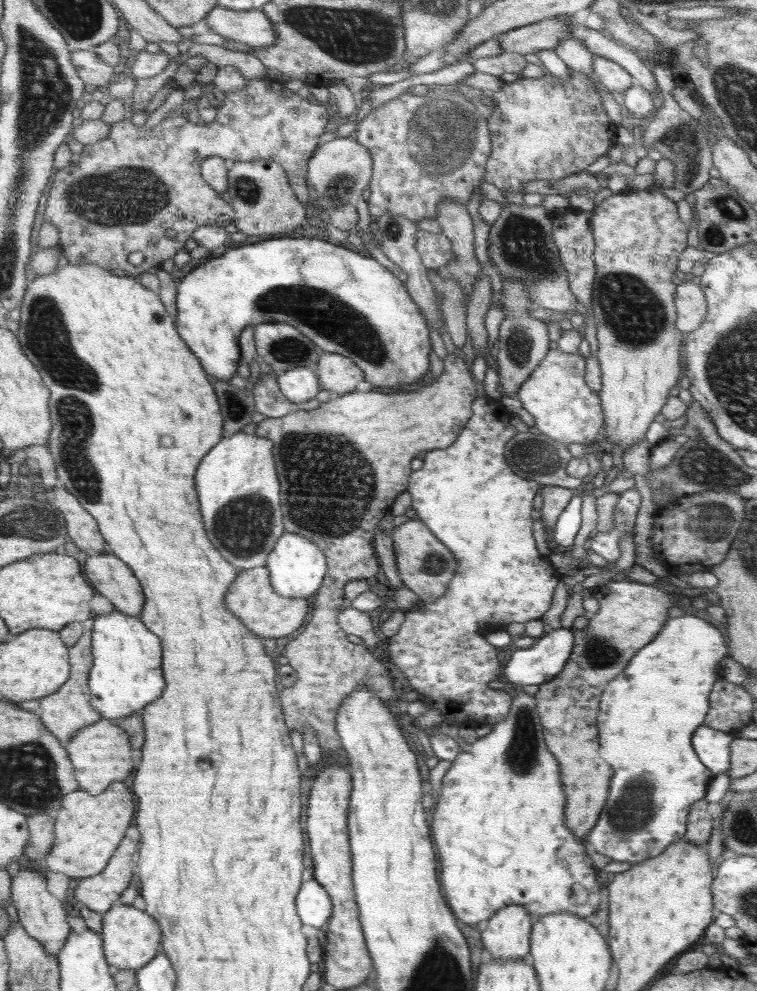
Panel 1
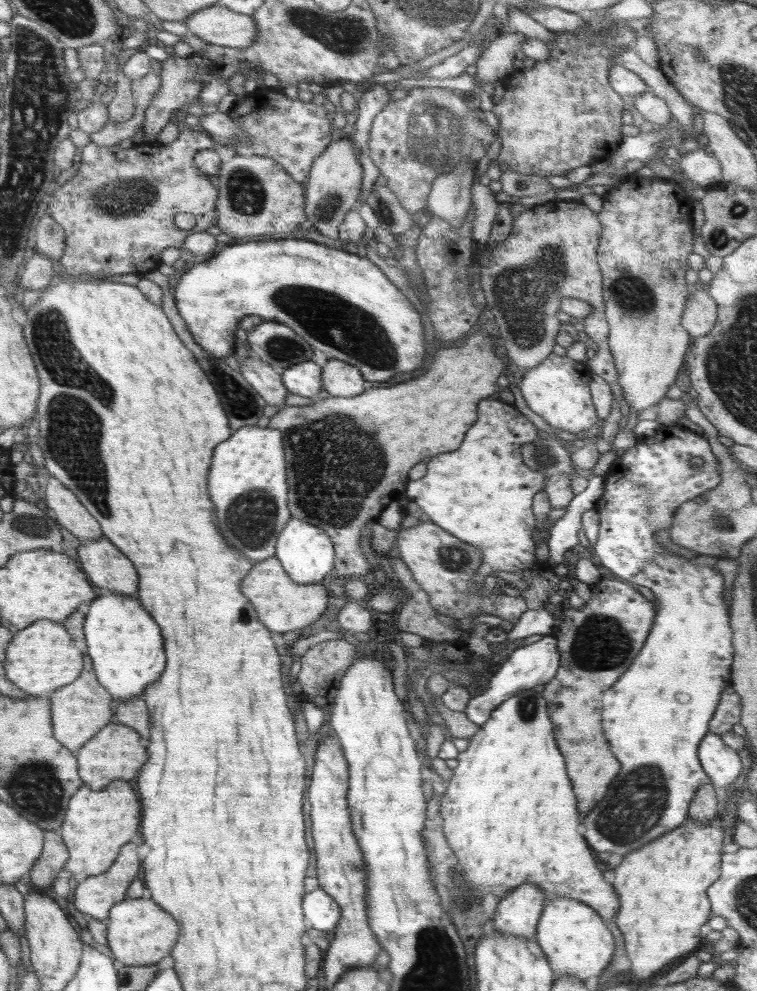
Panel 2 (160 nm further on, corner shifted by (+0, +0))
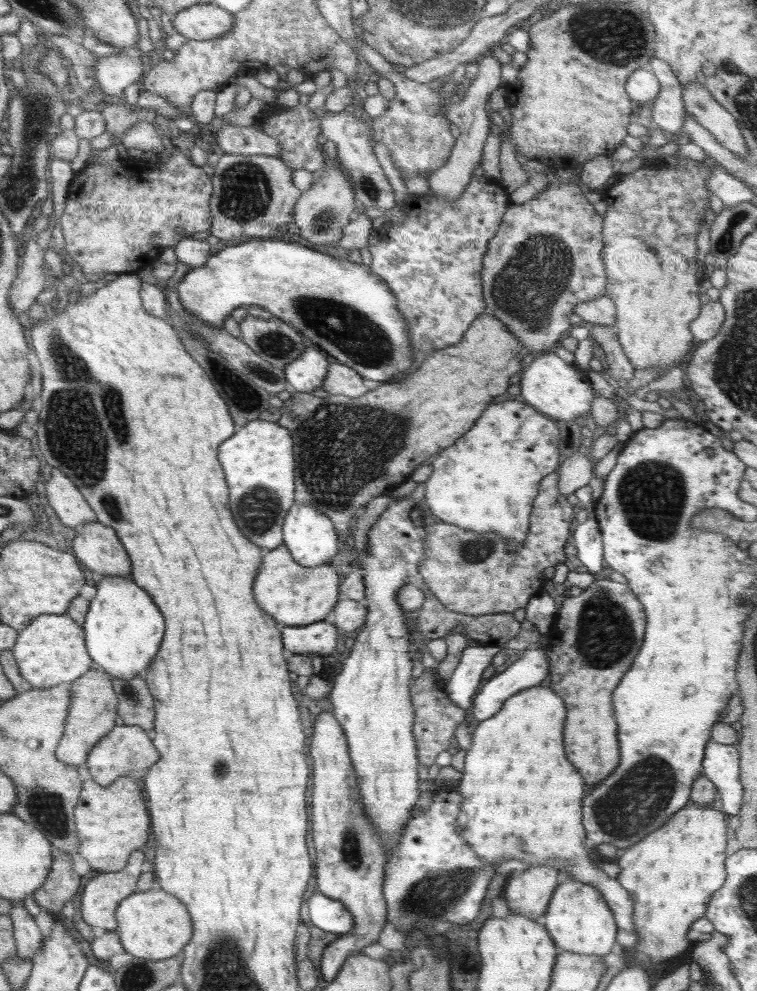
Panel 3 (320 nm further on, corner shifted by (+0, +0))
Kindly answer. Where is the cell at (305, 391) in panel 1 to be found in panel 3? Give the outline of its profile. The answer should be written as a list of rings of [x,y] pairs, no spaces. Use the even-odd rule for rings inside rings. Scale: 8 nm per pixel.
[[[307,347],[306,350],[285,368],[285,377],[291,391],[311,393],[322,386],[327,375],[329,362],[318,350]]]

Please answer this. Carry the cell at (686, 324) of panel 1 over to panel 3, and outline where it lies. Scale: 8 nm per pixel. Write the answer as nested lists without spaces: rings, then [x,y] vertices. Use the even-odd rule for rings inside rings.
[[[719,300],[702,304],[699,315],[689,324],[694,342],[704,342],[718,334],[725,318],[725,310]]]

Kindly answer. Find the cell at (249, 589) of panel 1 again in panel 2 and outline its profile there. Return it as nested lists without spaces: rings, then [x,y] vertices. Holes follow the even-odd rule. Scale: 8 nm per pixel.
[[[276,557],[253,563],[250,572],[243,580],[244,596],[252,603],[260,622],[271,632],[300,631],[316,622],[328,606],[329,592],[322,582],[307,585],[295,583]]]

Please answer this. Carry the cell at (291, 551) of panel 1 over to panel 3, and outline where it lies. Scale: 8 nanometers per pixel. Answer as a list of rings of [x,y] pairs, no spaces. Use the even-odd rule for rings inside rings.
[[[294,503],[284,519],[282,532],[283,543],[288,547],[293,561],[301,567],[314,568],[326,564],[340,549],[339,540],[330,518],[324,513],[320,514],[319,510],[310,505]]]

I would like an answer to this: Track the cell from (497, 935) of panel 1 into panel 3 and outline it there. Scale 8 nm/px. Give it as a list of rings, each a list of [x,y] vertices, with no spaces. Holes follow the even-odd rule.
[[[533,866],[508,879],[502,896],[507,900],[510,914],[538,919],[546,913],[561,875],[554,867]]]

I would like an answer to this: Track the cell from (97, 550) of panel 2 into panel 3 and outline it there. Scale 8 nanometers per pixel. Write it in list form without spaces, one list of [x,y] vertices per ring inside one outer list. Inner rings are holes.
[[[98,521],[84,524],[73,539],[74,554],[94,572],[104,577],[130,577],[131,557],[110,526]]]

